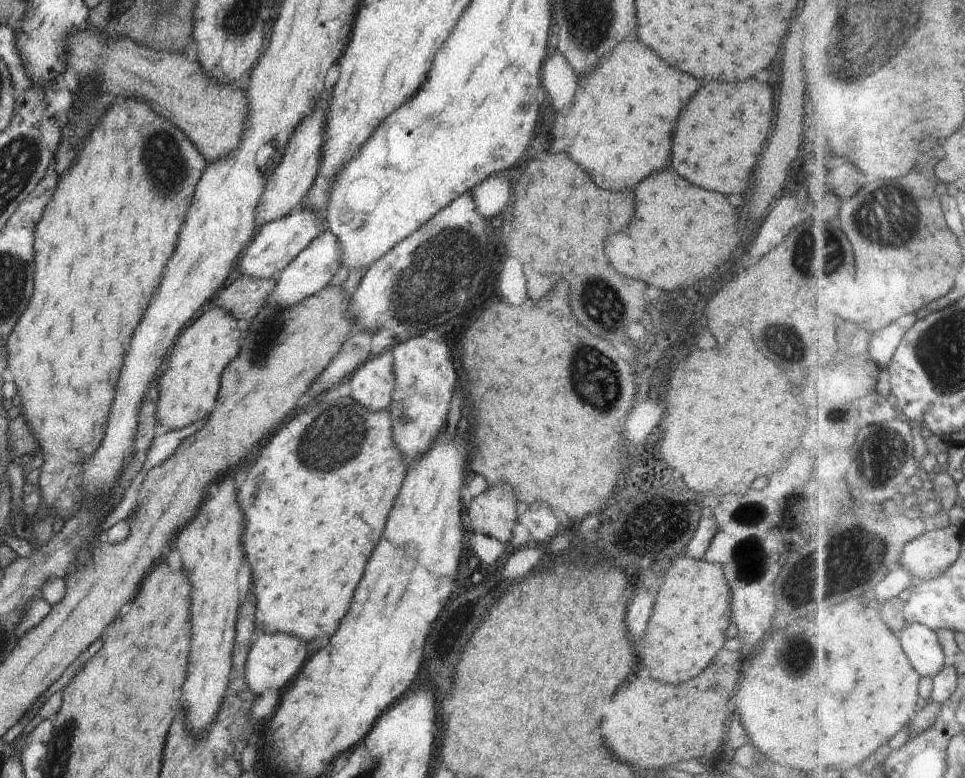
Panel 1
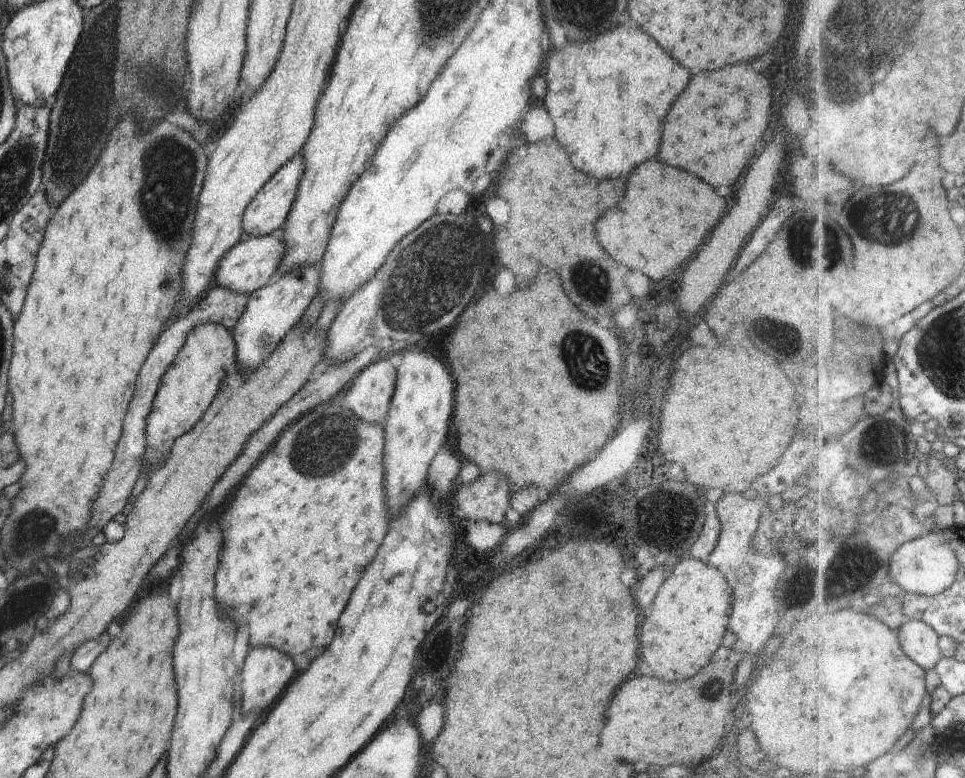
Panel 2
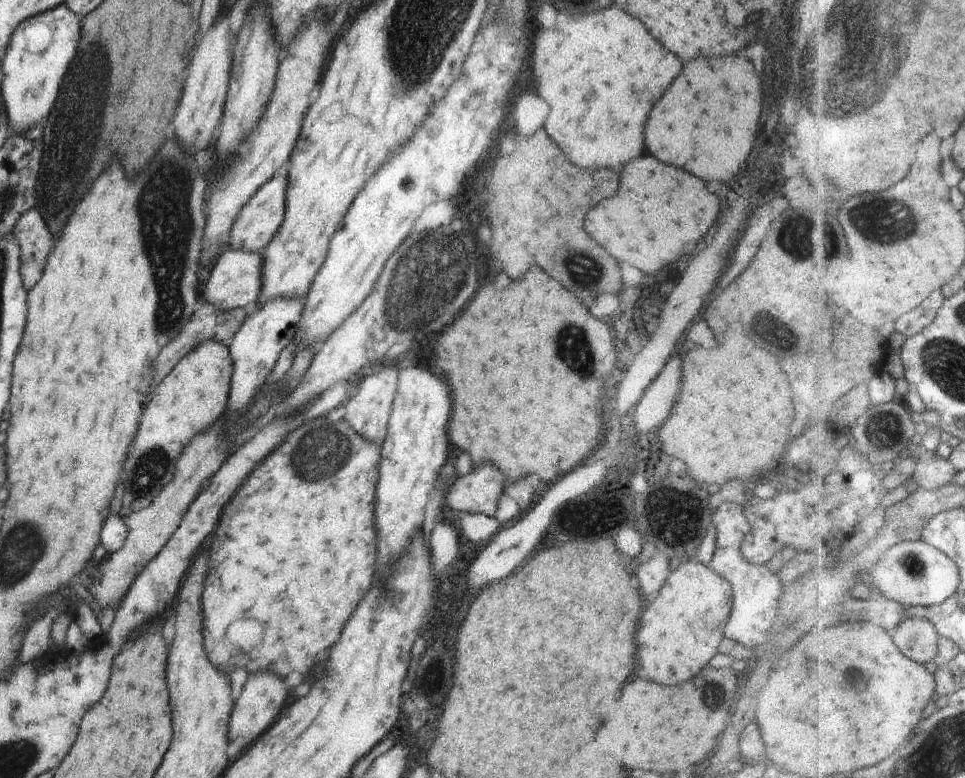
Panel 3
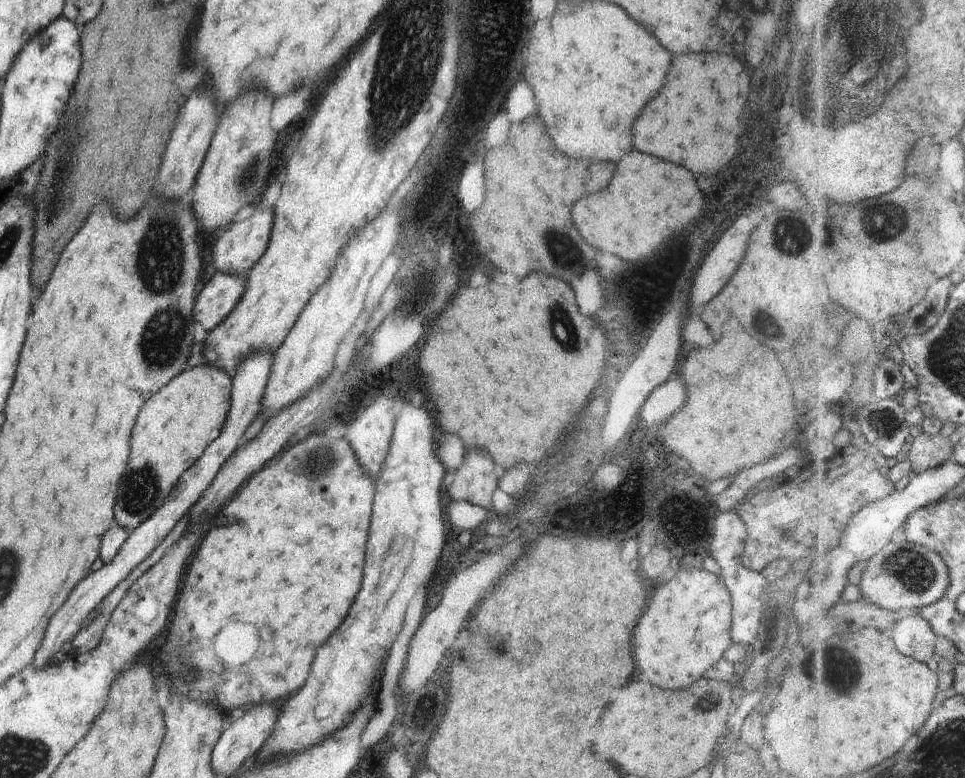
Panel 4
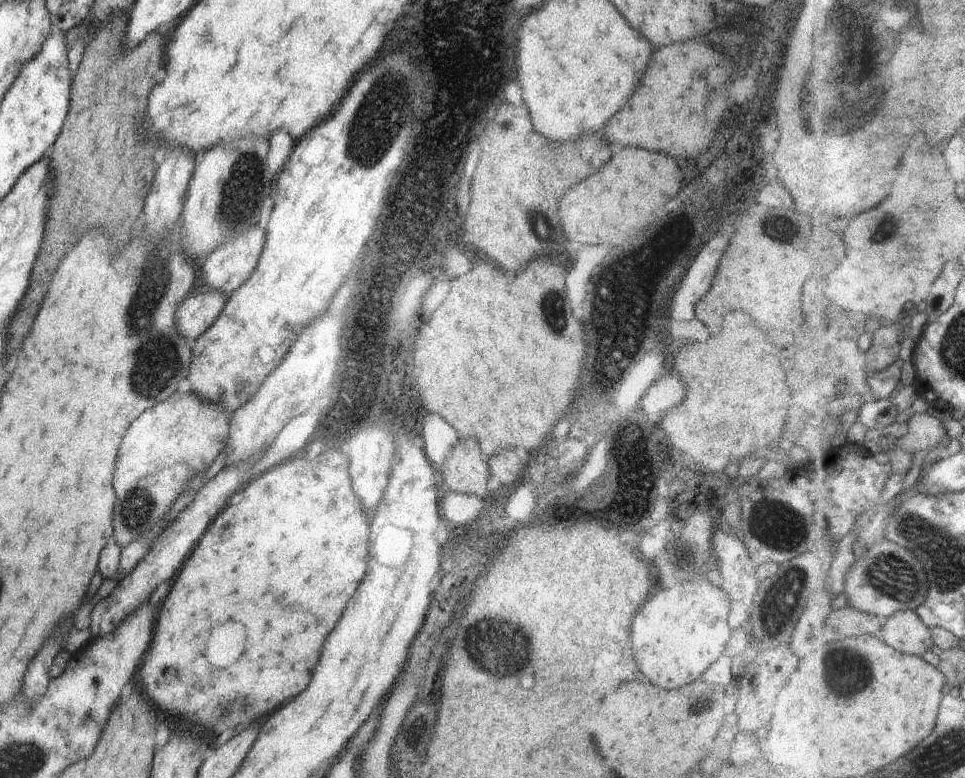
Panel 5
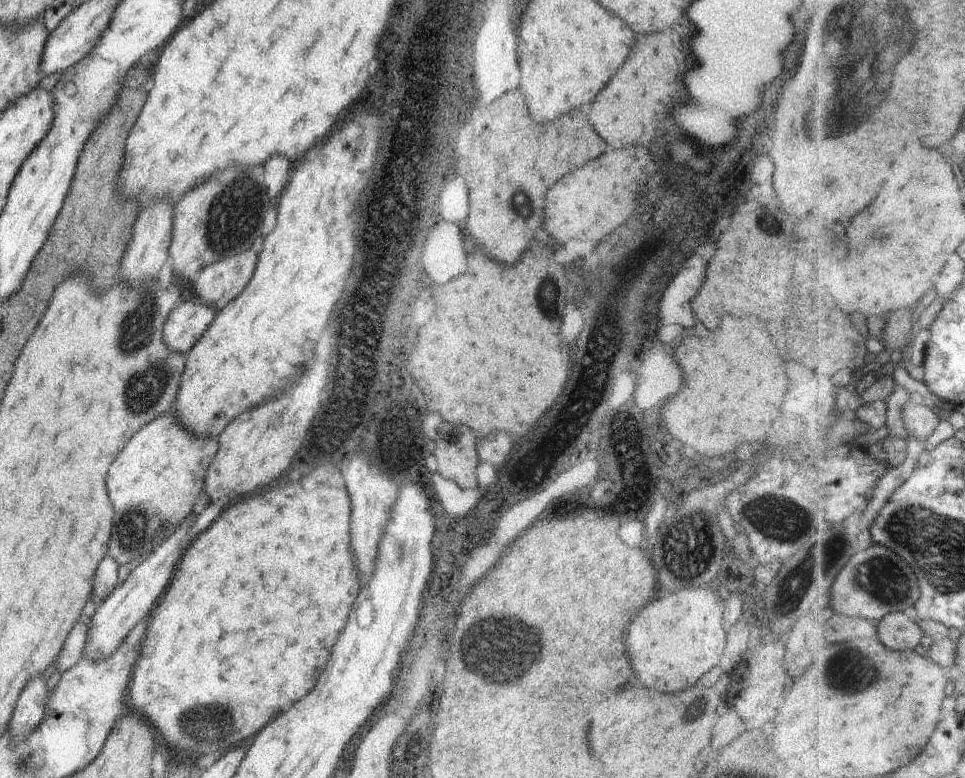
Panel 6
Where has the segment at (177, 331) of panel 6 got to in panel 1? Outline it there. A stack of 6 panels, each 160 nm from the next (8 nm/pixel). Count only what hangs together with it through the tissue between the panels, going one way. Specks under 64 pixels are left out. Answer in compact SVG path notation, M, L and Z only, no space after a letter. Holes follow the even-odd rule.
M309 209L292 212L288 217L269 222L258 228L254 238L239 254L234 275L253 279L272 279L284 270L317 236L326 230L324 219L316 217Z

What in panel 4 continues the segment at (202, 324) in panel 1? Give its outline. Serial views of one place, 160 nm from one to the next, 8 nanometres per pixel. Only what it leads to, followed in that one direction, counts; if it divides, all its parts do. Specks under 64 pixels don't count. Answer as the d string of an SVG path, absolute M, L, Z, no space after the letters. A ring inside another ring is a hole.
M208 364L182 371L144 403L130 436L132 454L114 506L114 518L125 531L132 532L164 504L182 473L220 436L230 407L231 378Z

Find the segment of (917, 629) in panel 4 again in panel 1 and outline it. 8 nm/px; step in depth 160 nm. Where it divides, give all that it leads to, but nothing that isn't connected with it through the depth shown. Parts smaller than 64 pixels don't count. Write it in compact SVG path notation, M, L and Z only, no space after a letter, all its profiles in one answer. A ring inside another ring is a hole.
M912 624L906 628L902 640L904 650L912 656L912 664L916 664L916 670L922 676L938 676L949 663L938 634L924 624Z

